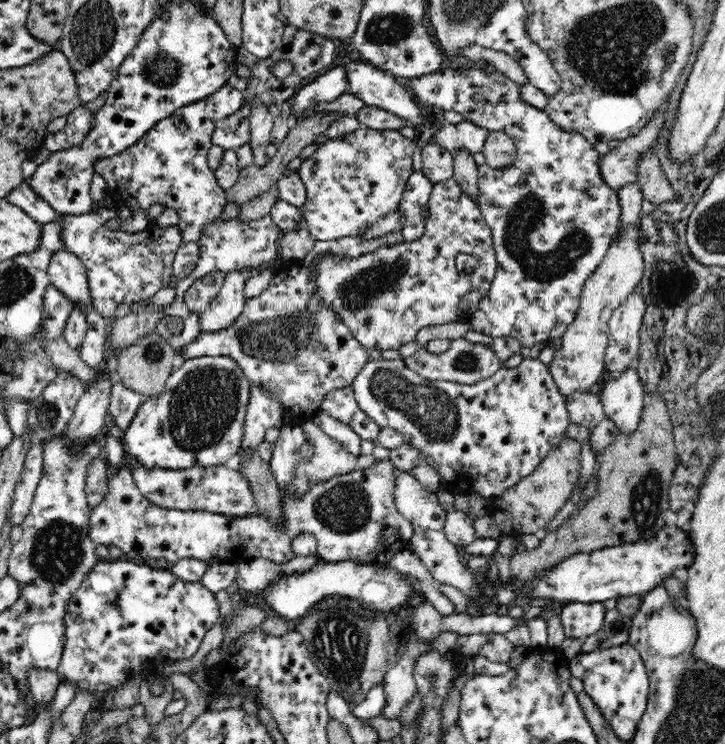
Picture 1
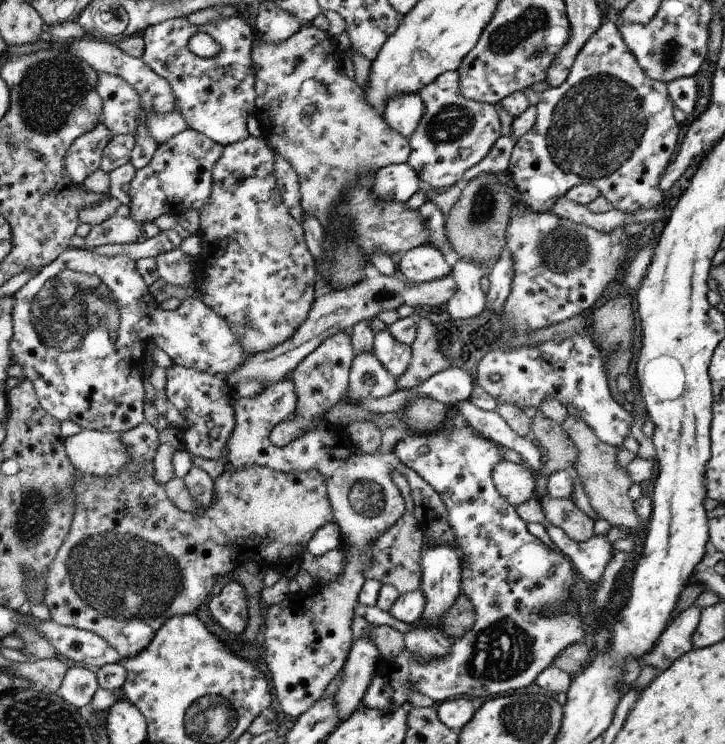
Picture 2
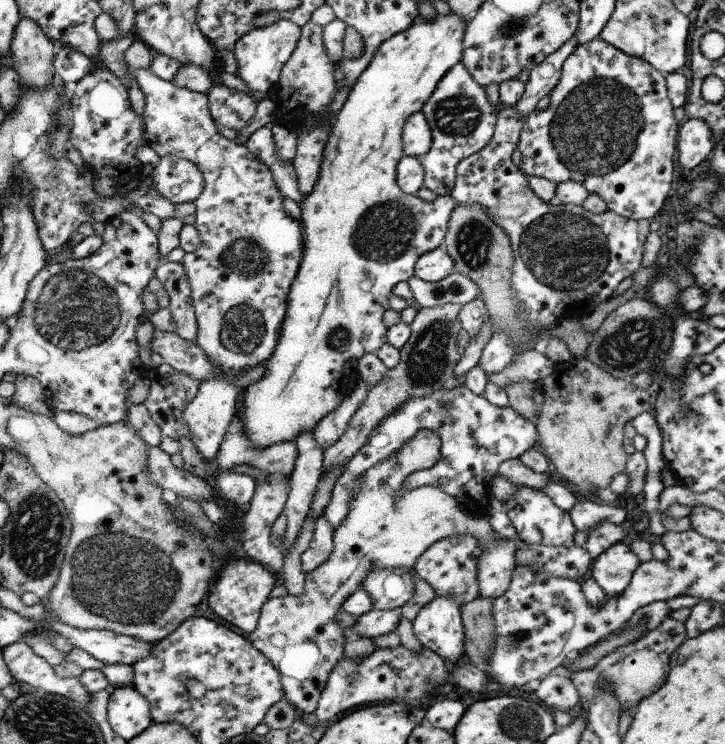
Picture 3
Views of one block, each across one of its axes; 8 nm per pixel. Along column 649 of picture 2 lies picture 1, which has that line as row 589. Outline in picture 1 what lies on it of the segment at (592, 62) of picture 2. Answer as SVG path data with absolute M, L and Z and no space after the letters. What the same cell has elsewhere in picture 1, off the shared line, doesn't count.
M125 557L116 560L99 561L92 571L87 574L86 578L82 581L82 584L77 588L76 592L72 593L70 600L66 603L65 615L63 616L63 625L65 628L65 645L61 656L60 664L57 668L57 673L60 682L69 682L72 686L75 686L75 690L78 692L92 692L92 695L96 697L96 703L105 703L109 695L118 688L122 688L124 684L128 684L132 678L145 677L153 680L163 679L161 670L166 664L172 664L184 658L192 658L196 654L196 650L204 638L204 634L214 627L220 620L220 604L216 600L215 594L207 589L202 581L196 581L195 583L189 583L188 581L182 581L178 579L178 576L174 575L171 571L165 568L155 570L150 566L145 565L143 562L134 563L125 559Z

